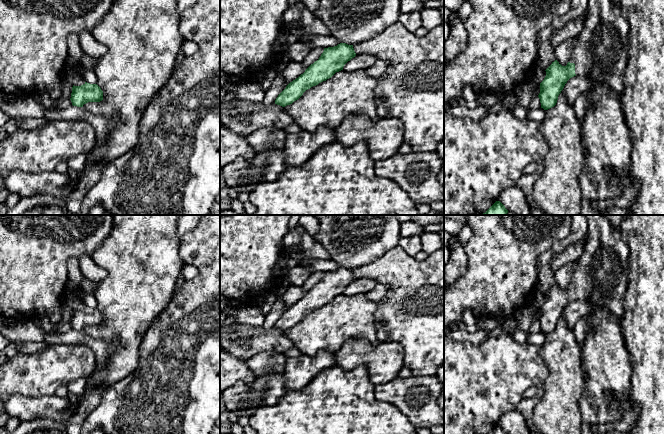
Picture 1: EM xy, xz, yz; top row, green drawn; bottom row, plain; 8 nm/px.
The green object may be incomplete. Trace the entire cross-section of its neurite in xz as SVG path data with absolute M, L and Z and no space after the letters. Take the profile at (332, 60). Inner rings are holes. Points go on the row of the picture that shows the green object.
M346 43L324 48L319 59L311 64L298 78L290 82L278 95L275 104L282 107L292 104L306 90L326 81L336 72L343 70L344 65L355 56L353 45Z

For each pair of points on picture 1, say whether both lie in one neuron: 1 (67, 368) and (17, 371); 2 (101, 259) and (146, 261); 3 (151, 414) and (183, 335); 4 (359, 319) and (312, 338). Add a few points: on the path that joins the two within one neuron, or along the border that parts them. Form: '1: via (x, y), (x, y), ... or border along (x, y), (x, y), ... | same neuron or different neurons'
1: via (55, 368), (49, 368), (45, 371), (29, 371) | same neuron
2: via (112, 259), (135, 259) | same neuron
3: via (171, 394), (183, 382), (183, 355) | same neuron
4: via (347, 320), (339, 320), (324, 329) | same neuron

